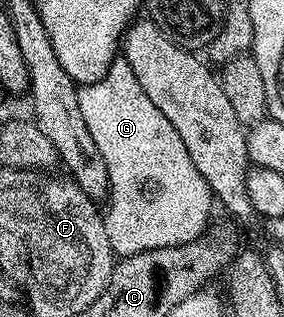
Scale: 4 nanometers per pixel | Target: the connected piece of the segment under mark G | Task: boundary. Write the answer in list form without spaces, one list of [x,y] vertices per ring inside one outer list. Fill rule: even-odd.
[[[116,58],[100,82],[79,87],[78,97],[80,114],[84,114],[88,131],[100,146],[100,154],[104,154],[104,166],[108,166],[110,194],[104,219],[108,242],[115,253],[119,257],[131,256],[144,250],[178,248],[199,239],[207,231],[210,207],[215,207],[216,197],[204,174],[188,158],[176,126],[152,106],[148,94],[136,82],[132,66],[125,58]],[[150,156],[166,156],[156,166],[160,180],[152,186],[144,178]]]

